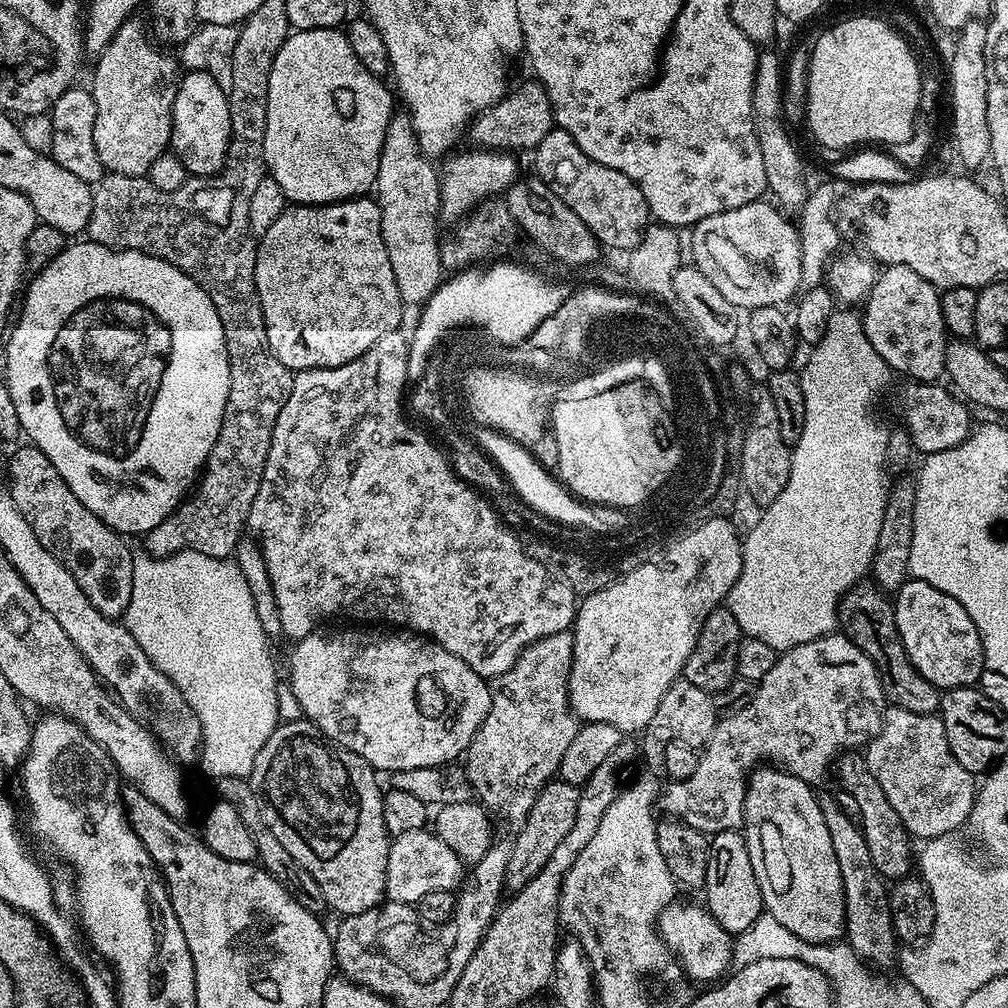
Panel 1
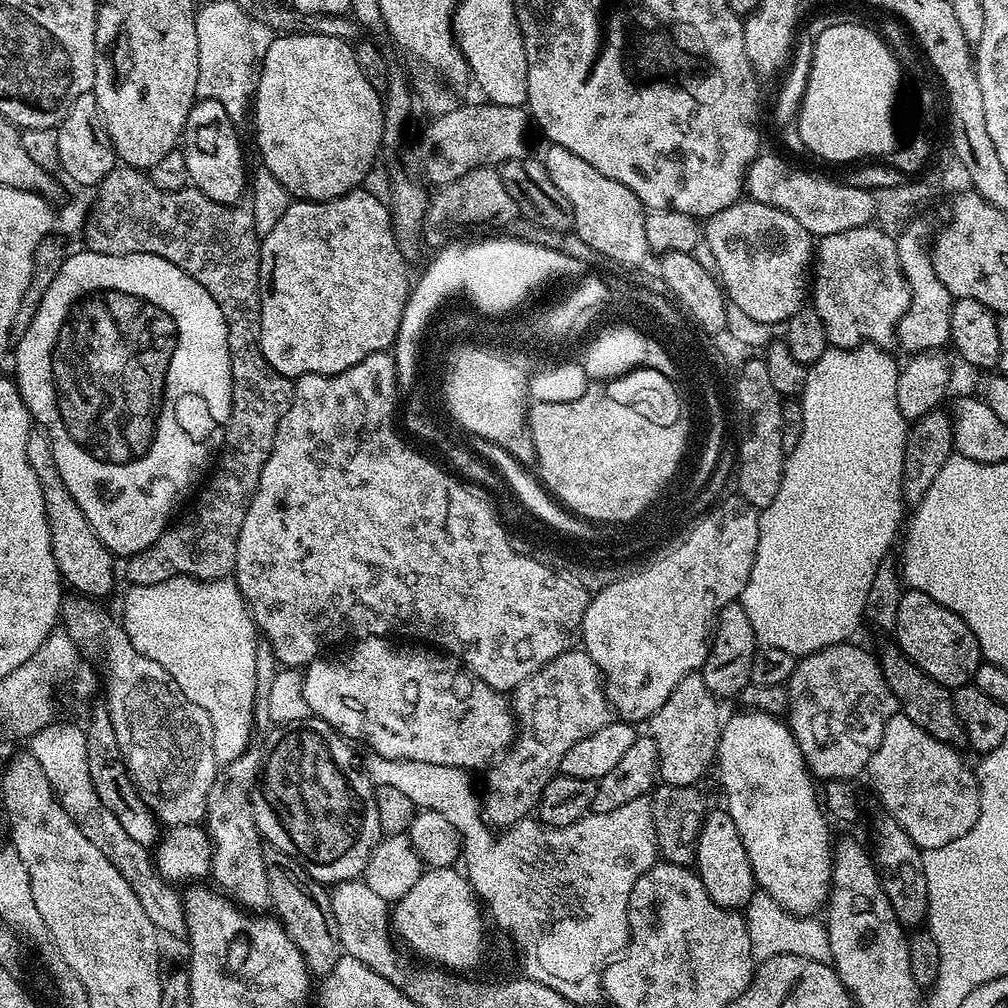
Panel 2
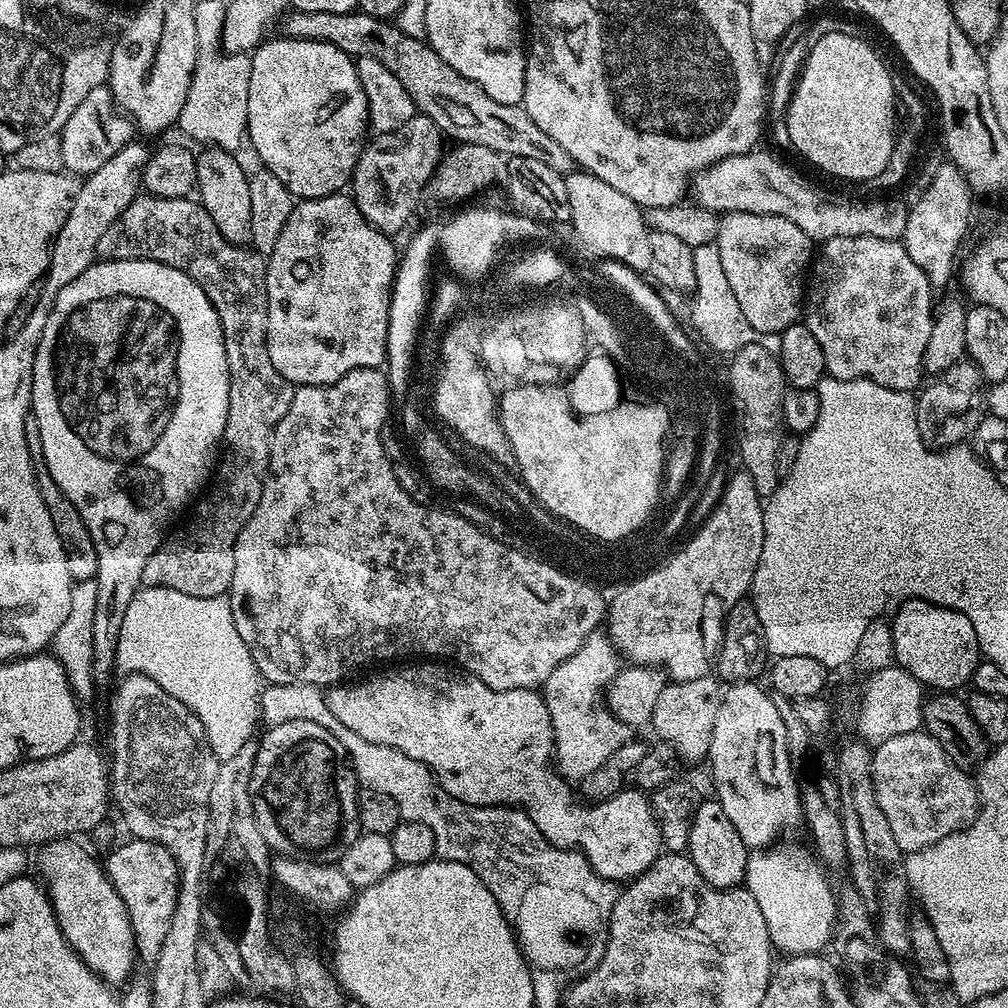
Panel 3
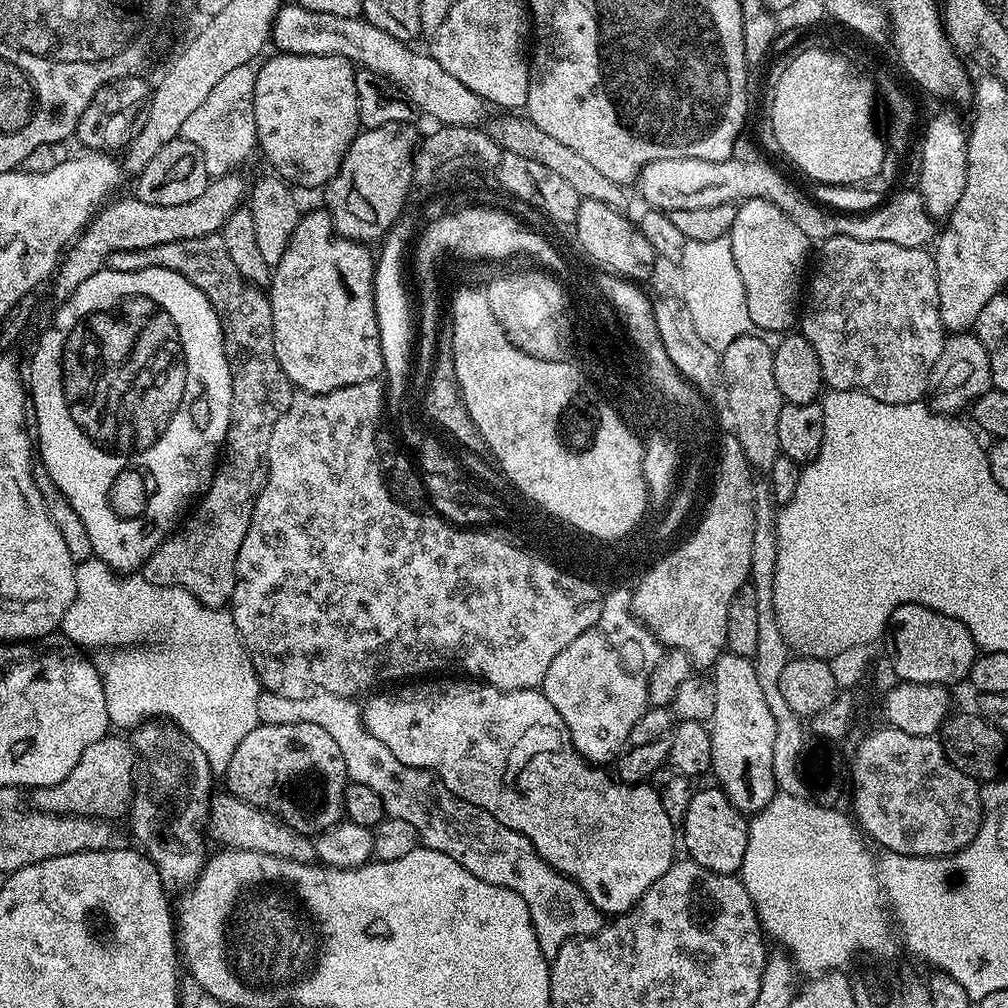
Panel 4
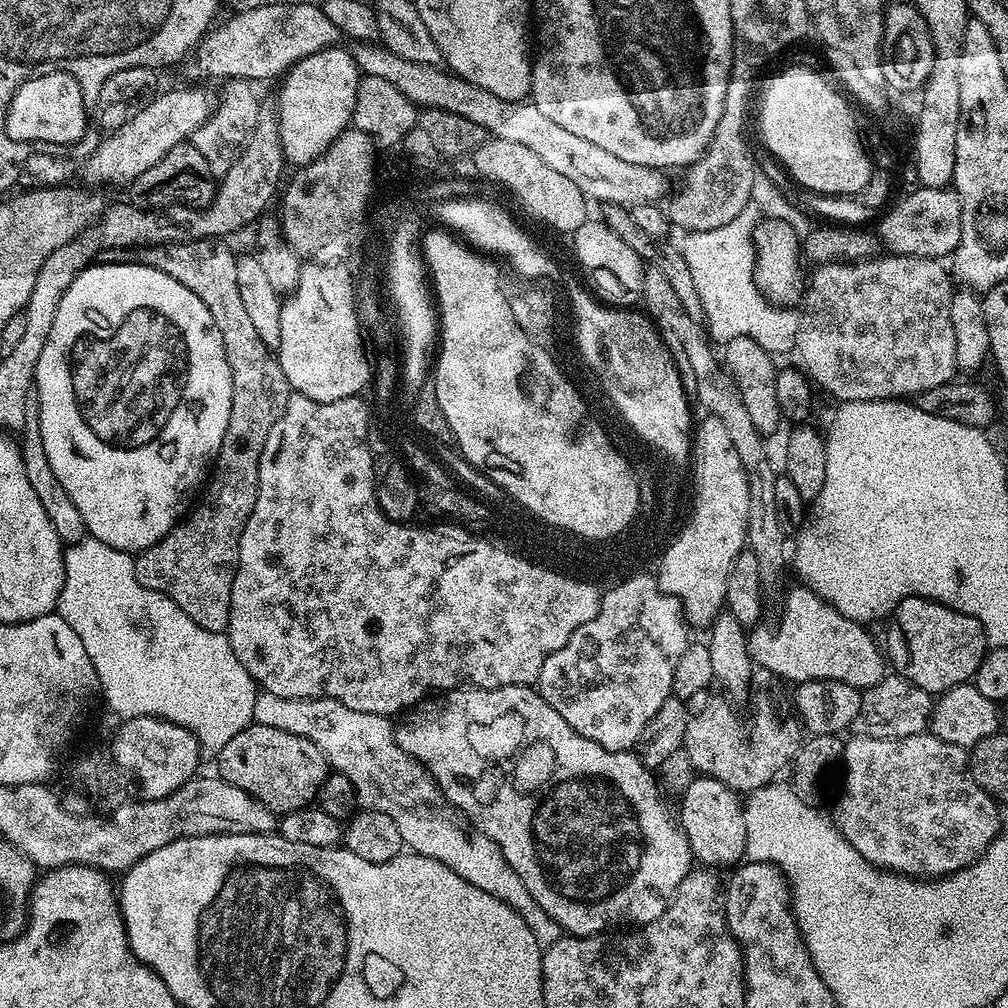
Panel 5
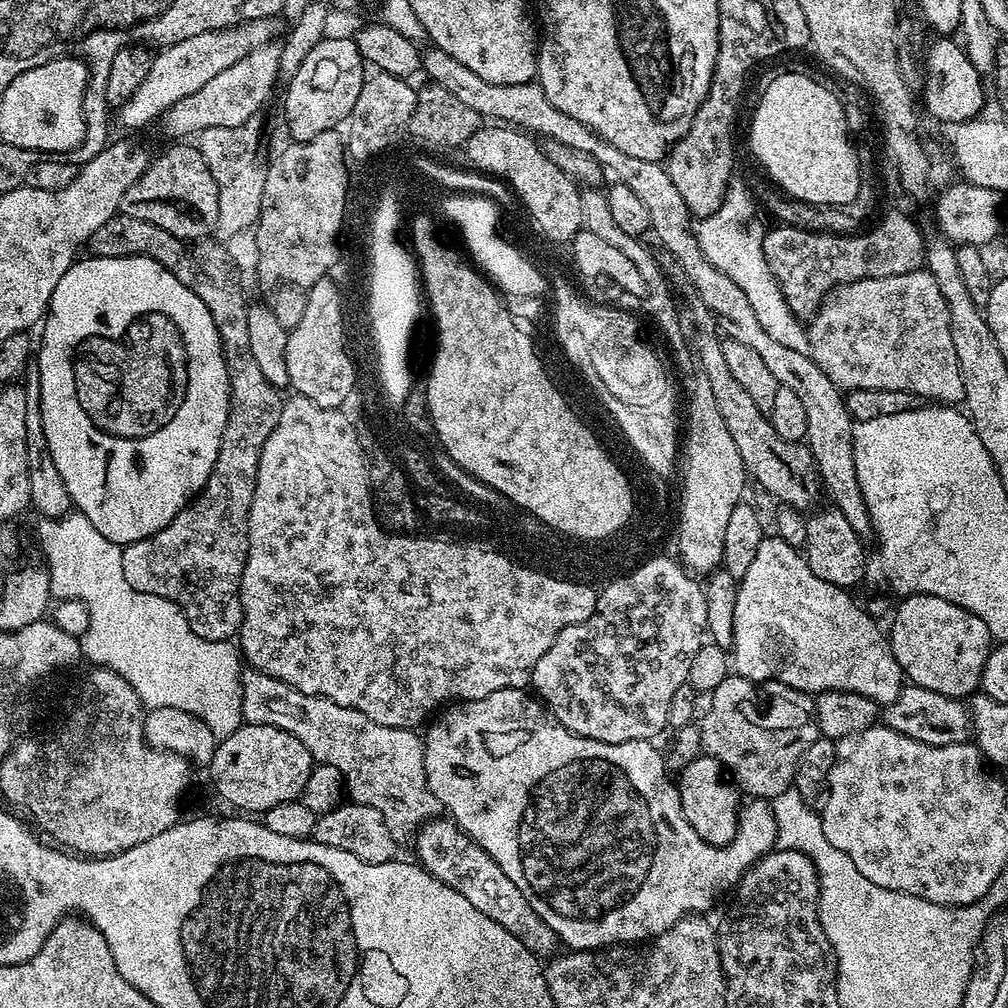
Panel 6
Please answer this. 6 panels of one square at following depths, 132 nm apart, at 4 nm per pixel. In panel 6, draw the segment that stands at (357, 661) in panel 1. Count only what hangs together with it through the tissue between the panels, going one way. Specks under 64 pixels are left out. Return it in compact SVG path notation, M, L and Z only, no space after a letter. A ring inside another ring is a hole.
M507 688L486 694L486 698L465 700L445 707L435 717L437 720L427 725L428 733L423 733L424 765L430 790L438 798L443 811L450 814L457 826L471 836L475 844L482 846L482 850L486 850L486 854L490 854L498 866L502 866L502 874L506 874L506 878L510 878L510 882L514 882L514 886L526 894L526 902L534 906L534 914L538 914L538 918L542 918L542 922L554 930L561 945L568 944L564 946L572 950L595 950L616 945L632 946L637 942L647 942L653 936L661 936L685 916L707 913L707 908L723 892L731 893L735 889L749 866L773 851L776 827L769 801L756 798L748 802L752 804L743 805L736 837L725 848L702 842L702 838L694 834L694 826L686 822L686 814L682 814L679 787L668 771L661 749L659 752L652 740L607 744L579 736L557 722L535 695L528 694L523 688Z

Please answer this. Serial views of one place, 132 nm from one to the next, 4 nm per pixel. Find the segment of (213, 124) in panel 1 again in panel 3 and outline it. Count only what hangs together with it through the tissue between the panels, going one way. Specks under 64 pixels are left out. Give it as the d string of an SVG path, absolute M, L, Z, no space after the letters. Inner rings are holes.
M211 146L203 149L204 153L196 156L196 187L199 203L208 211L208 219L214 221L222 238L231 244L244 246L251 241L250 234L250 176L235 159L233 153Z

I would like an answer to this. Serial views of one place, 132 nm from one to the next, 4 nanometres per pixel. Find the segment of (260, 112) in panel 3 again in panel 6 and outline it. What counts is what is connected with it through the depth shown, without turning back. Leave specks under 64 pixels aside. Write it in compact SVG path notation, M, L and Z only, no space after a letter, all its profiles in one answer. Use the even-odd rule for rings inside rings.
M332 36L322 39L306 59L298 66L298 74L287 81L288 93L284 96L284 120L288 123L288 132L293 141L309 140L322 130L336 128L347 121L350 110L354 110L354 101L366 79L366 65L358 50L355 39L344 36Z

